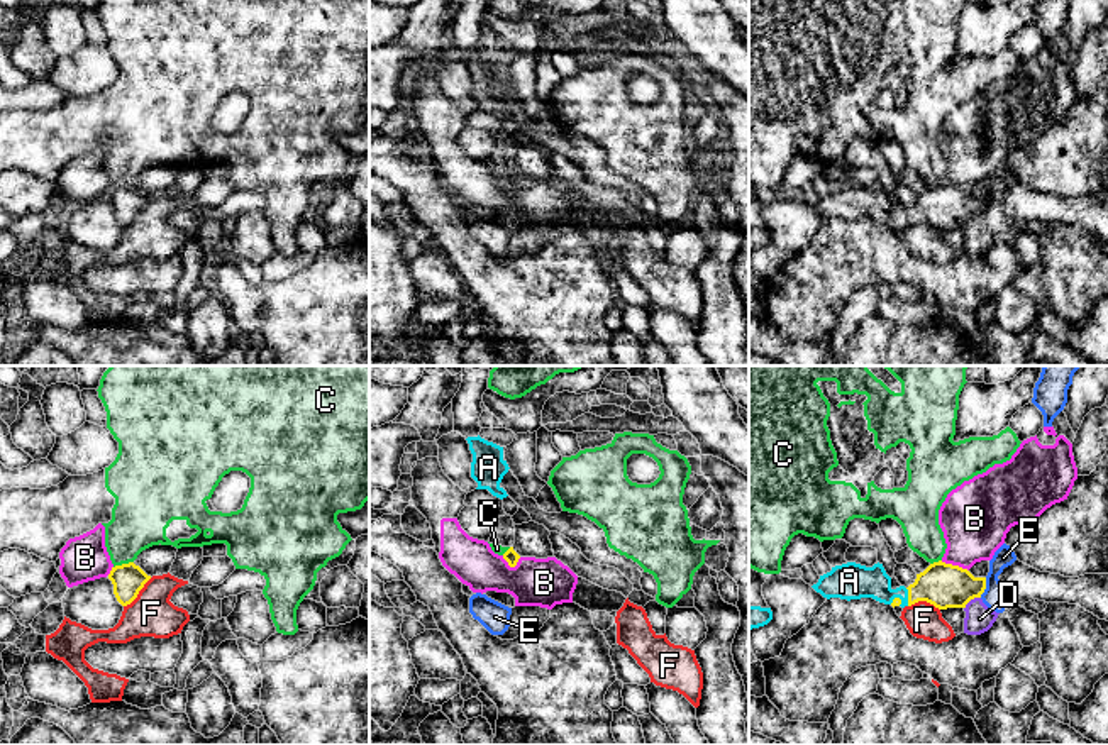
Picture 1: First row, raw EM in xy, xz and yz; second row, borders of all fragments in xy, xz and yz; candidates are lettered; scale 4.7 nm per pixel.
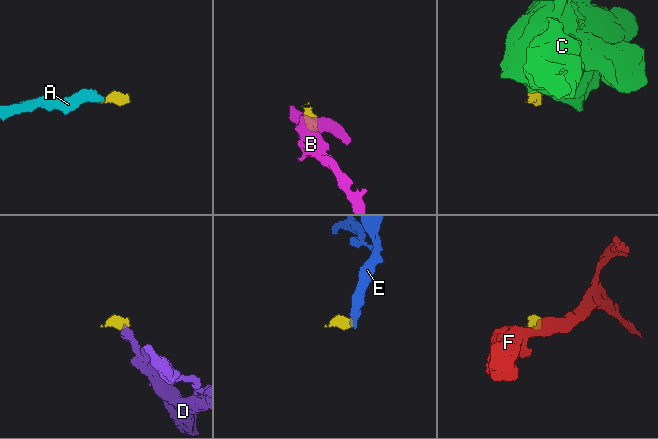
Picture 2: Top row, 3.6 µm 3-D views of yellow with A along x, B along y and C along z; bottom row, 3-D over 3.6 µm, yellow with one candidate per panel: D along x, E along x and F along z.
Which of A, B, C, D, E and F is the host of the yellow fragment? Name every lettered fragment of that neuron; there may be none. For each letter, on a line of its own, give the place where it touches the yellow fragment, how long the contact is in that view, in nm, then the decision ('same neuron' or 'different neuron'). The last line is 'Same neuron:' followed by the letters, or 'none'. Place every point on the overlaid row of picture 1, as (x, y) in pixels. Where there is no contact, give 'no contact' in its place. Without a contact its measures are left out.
A: contact yz (908, 596); length 90 nm; same neuron
B: contact yz (954, 566); length 140 nm; different neuron
C: contact xy (122, 564); length 100 nm; different neuron
D: contact yz (971, 598); length 100 nm; different neuron
E: contact yz (985, 588); length 100 nm; different neuron
F: contact xy (138, 593); length 190 nm; different neuron
Same neuron: A

